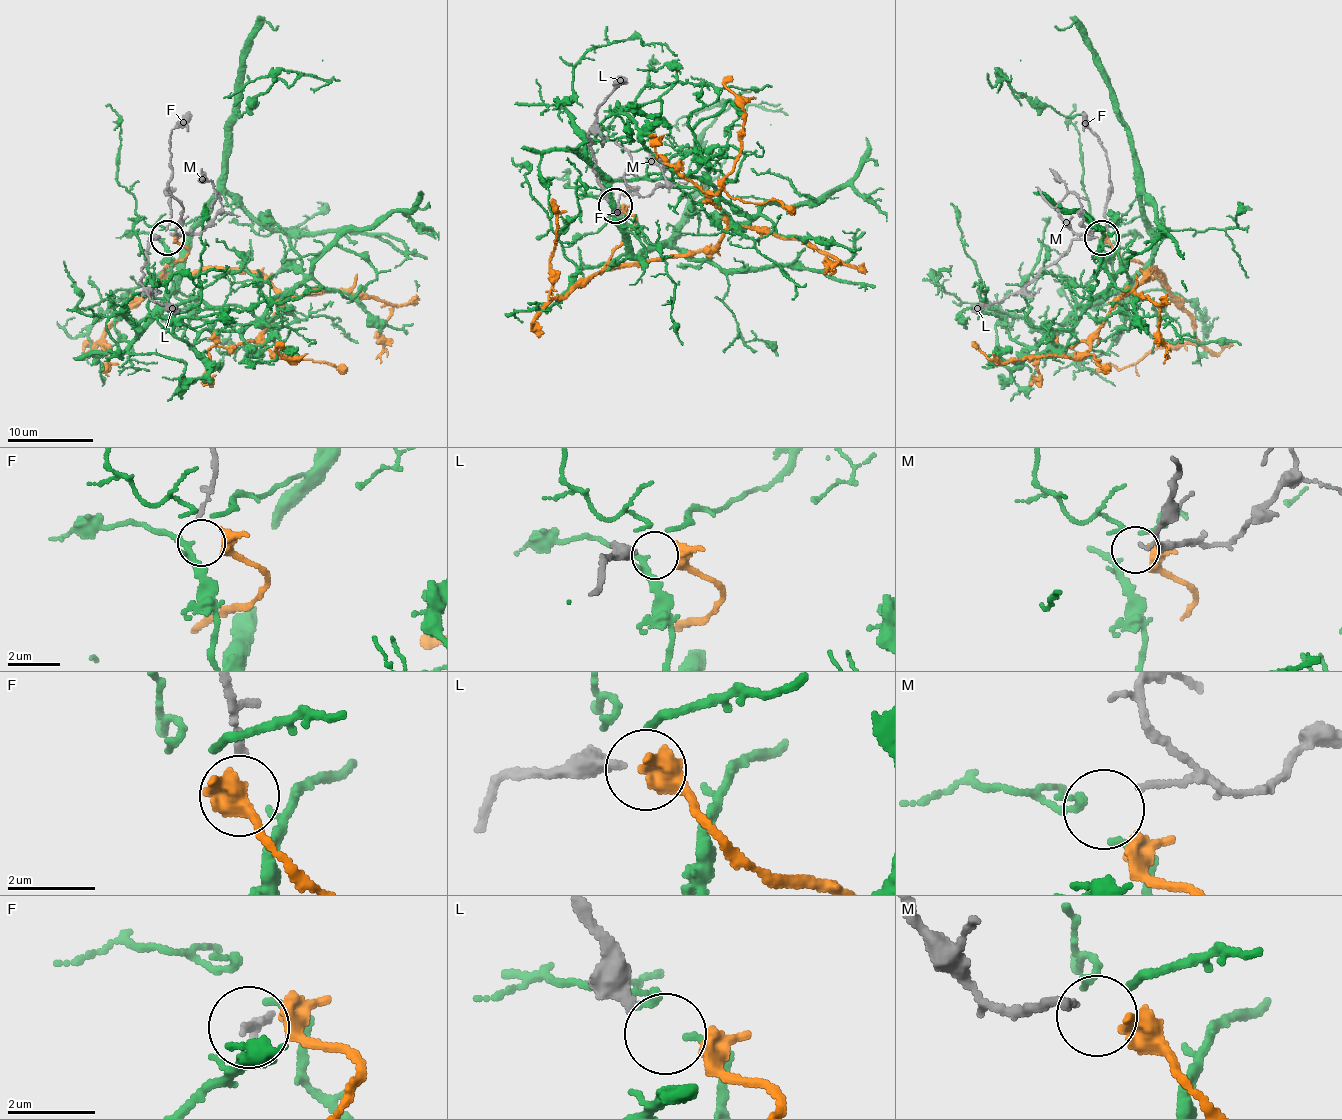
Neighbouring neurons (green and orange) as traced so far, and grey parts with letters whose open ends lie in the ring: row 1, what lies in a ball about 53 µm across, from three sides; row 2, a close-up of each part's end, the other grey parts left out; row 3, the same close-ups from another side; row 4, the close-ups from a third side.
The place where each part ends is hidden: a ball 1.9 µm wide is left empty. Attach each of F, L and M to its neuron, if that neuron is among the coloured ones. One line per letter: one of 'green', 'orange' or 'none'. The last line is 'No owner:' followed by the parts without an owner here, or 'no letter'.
F: none
L: orange
M: green
No owner: F

